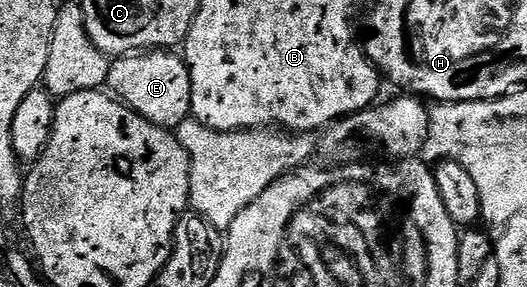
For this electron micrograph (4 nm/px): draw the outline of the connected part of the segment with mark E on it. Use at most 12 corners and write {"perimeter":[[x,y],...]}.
{"perimeter":[[179,53],[117,57],[107,89],[138,116],[175,131],[192,113]]}

